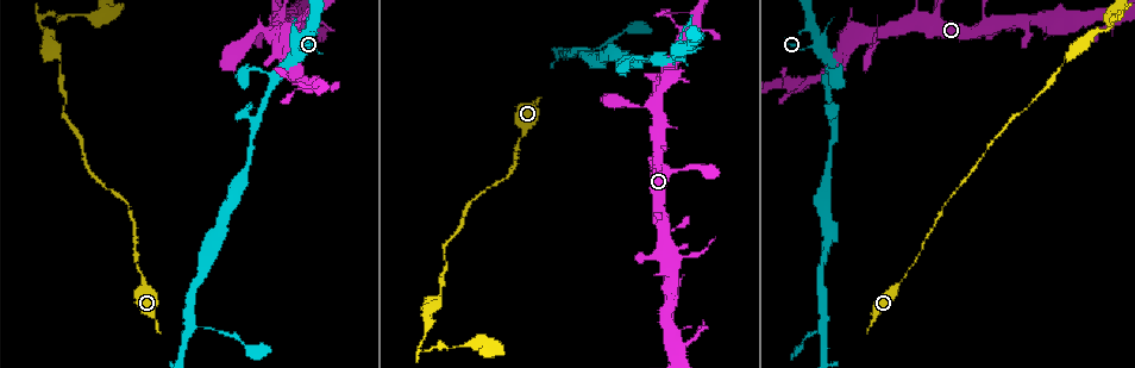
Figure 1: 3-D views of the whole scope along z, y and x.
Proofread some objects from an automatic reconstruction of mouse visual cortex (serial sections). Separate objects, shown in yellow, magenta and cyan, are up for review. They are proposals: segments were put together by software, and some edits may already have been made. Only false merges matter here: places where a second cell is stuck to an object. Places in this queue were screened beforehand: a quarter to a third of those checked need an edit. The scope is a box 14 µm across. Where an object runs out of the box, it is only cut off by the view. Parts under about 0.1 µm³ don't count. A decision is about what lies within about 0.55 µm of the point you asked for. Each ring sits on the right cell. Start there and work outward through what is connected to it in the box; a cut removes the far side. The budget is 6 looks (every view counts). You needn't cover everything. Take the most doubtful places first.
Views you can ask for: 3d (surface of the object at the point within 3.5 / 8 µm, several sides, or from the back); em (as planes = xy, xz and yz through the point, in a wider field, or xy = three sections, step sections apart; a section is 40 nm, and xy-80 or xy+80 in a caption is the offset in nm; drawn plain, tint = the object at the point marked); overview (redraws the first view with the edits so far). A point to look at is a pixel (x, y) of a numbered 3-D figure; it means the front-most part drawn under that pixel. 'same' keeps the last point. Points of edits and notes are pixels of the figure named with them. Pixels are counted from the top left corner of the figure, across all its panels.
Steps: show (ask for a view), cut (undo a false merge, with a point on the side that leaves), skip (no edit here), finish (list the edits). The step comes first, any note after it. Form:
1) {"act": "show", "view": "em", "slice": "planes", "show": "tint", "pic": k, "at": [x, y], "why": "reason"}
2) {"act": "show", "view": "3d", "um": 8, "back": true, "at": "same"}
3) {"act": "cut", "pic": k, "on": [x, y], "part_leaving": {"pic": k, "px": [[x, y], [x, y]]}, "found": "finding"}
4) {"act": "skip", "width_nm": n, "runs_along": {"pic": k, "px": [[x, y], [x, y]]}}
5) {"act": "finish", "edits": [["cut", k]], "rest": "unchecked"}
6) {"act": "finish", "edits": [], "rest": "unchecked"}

{"act": "show", "view": "3d", "um": 8, "pic": 1, "at": [39, 17], "why": "sharp bend"}

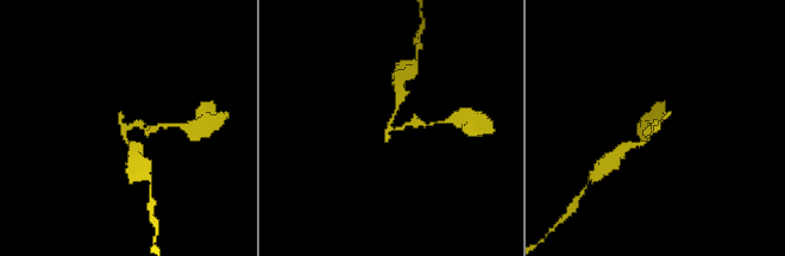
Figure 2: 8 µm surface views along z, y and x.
{"act": "show", "view": "3d", "um": 3.5, "pic": 2, "at": [126, 129]}

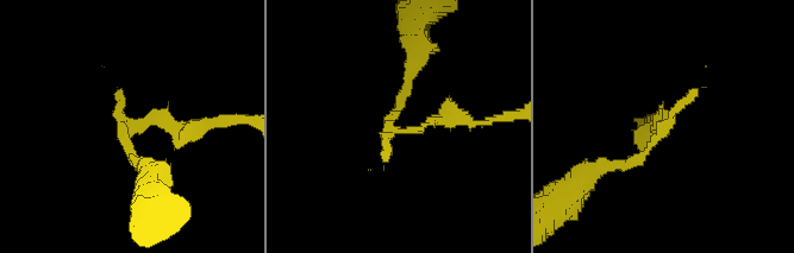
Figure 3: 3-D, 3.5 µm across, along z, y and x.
{"act": "show", "view": "em", "slice": "xy", "step": 3, "show": "tint", "pic": 3, "at": [667, 129]}

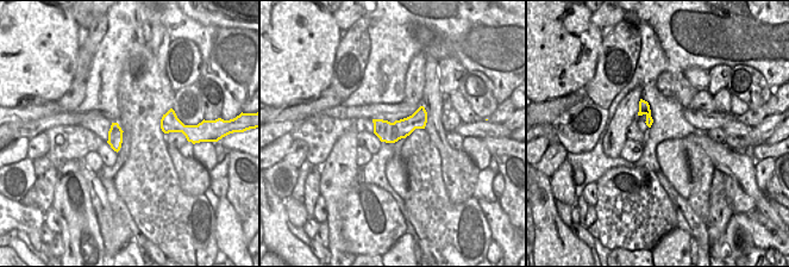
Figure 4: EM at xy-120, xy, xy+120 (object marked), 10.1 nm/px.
{"act": "cut", "pic": 3, "on": [443, 121], "width_nm": 220, "part_leaving": {"pic": 3, "px": [[405, 130], [452, 114], [475, 124], [507, 118]]}, "found": "a second cell is stuck on"}

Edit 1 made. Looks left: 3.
{"act": "show", "view": "3d", "um": 3.5, "pic": 1, "at": [276, 74], "why": "a fork"}

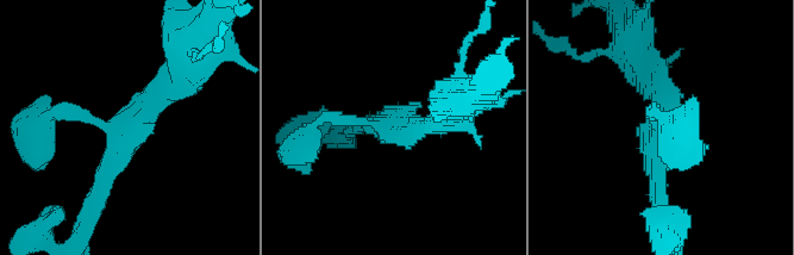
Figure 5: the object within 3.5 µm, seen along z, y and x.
{"act": "show", "view": "em", "slice": "planes", "show": "plain", "pic": 5, "at": [137, 129], "arms": 3, "arm_widths_nm": [150, 250, 300]}

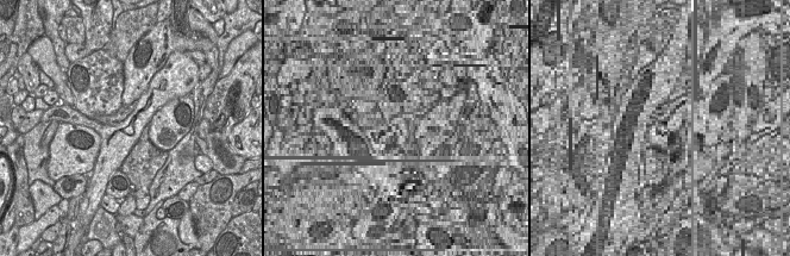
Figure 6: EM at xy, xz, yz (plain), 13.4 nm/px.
{"act": "show", "view": "em", "slice": "planes", "show": "tint", "at": "same", "why": "with the object marked"}

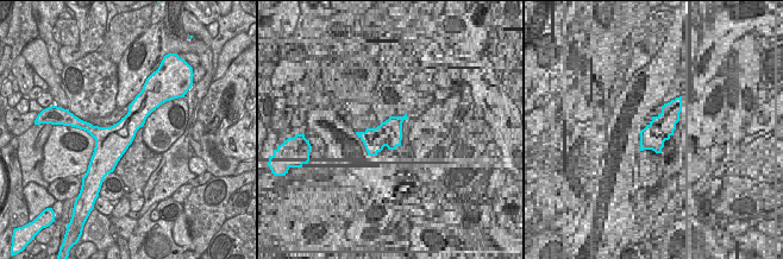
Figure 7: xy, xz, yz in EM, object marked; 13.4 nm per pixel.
{"act": "skip", "runs_along": {"pic": 5, "px": [[192, 68], [111, 156], [100, 193]]}, "found": "one cell here"}

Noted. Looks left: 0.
{"act": "finish", "edits": [["cut", 3]], "rest": "unchecked"}

